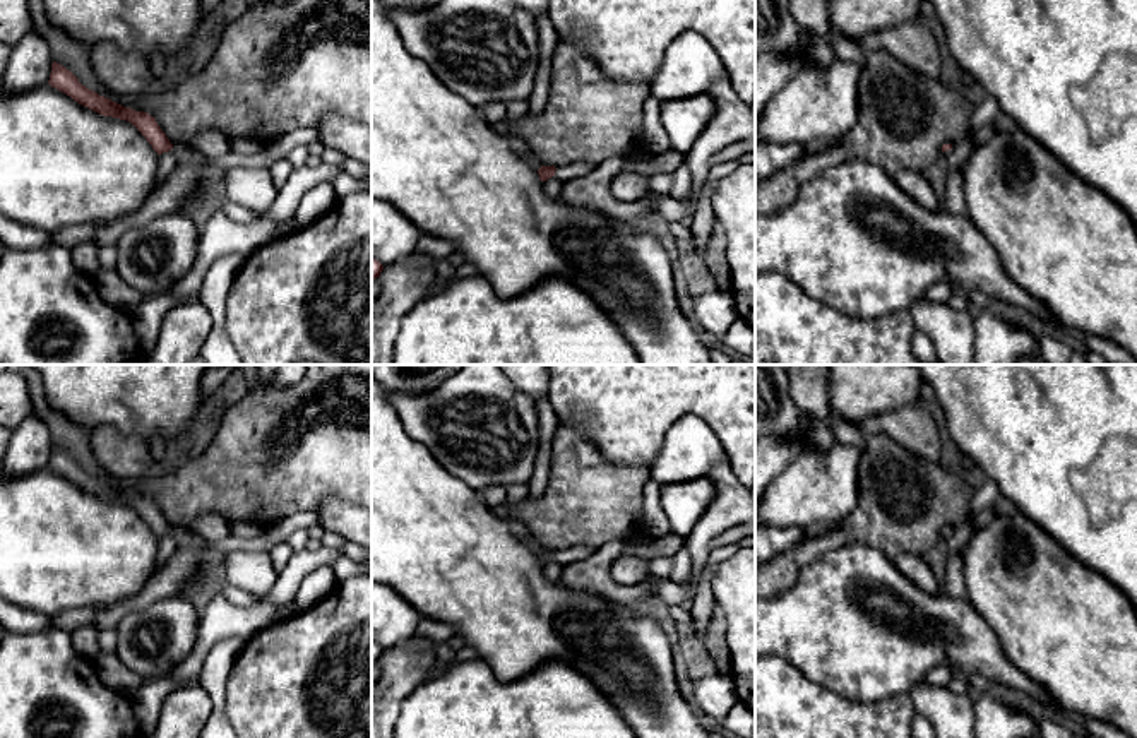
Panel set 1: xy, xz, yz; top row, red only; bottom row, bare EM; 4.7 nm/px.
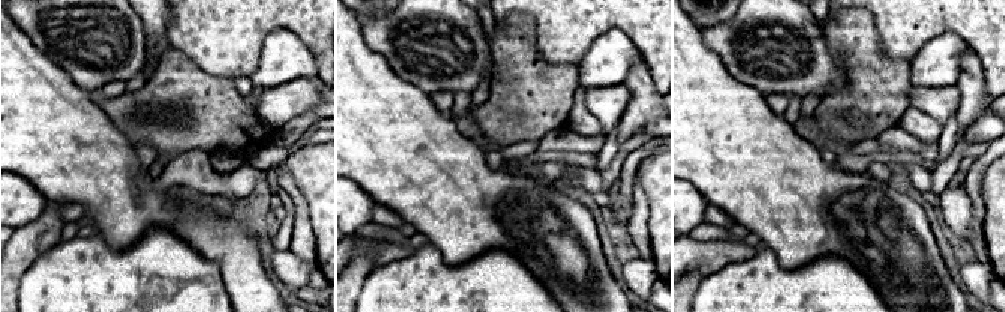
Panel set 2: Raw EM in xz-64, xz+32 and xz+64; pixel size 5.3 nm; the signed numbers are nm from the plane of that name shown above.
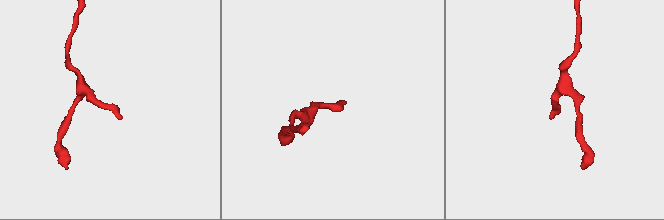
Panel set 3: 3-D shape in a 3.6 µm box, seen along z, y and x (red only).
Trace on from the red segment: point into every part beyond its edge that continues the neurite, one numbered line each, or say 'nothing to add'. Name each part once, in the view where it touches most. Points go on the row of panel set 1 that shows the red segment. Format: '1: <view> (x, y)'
1: xz (564, 173)

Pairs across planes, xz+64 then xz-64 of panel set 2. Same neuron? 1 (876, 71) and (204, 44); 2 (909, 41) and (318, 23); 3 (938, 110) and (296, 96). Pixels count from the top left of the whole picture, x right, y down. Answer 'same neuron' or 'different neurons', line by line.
1: different neurons
2: same neuron
3: same neuron

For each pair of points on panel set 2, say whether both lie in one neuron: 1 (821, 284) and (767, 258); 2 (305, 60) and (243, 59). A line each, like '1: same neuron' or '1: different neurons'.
1: same neuron
2: different neurons

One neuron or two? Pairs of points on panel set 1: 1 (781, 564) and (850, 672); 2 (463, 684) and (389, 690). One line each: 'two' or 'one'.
1: two
2: two

